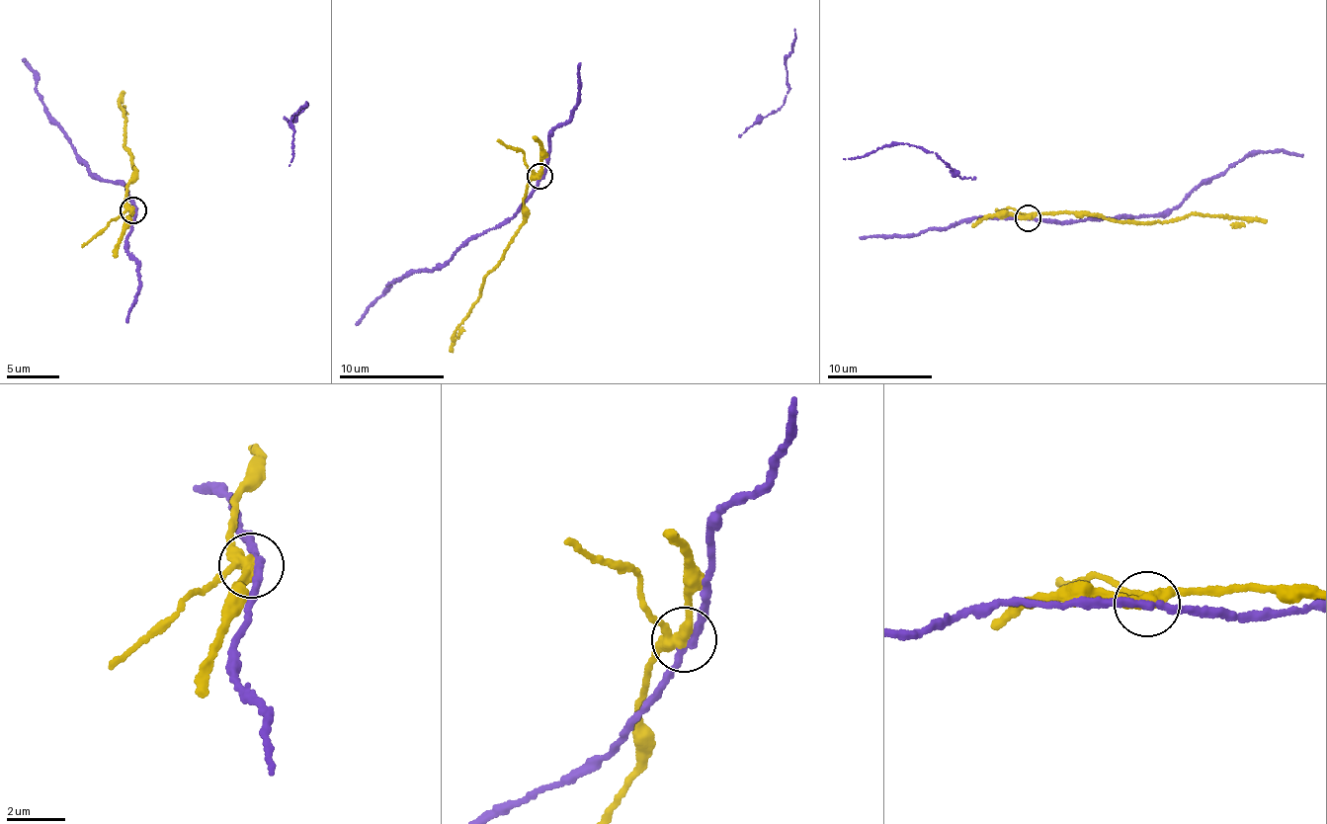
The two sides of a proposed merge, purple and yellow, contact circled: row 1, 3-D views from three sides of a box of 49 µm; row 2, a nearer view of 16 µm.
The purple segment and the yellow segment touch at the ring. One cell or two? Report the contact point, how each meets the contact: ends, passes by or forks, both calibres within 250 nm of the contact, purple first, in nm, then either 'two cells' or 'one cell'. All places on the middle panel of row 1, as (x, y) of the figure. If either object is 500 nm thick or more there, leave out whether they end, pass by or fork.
(539, 176) | purple passes by | yellow forks | 280/320 nm | two cells

